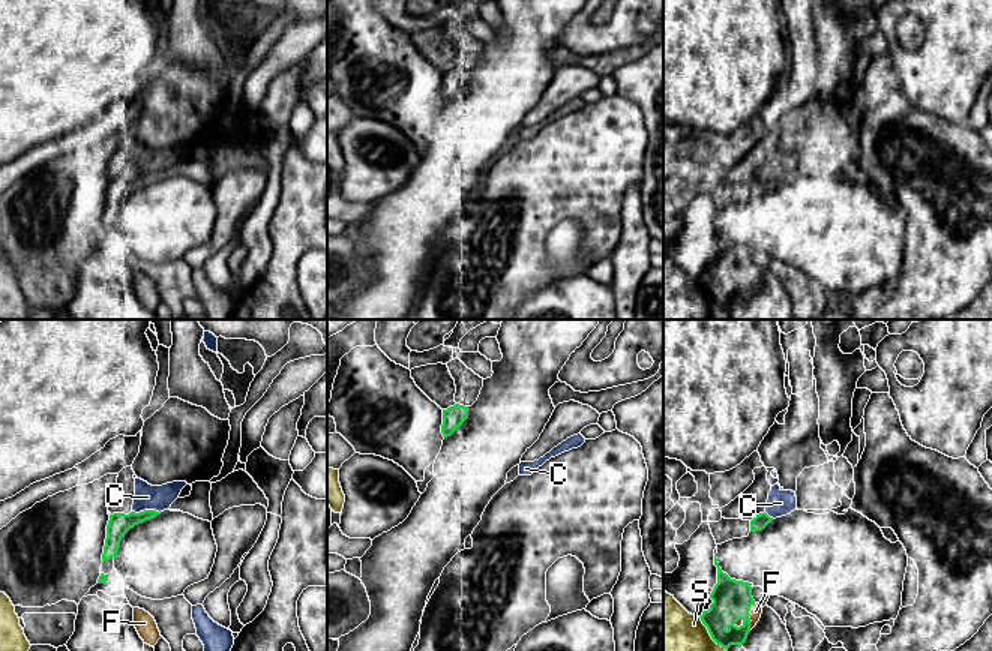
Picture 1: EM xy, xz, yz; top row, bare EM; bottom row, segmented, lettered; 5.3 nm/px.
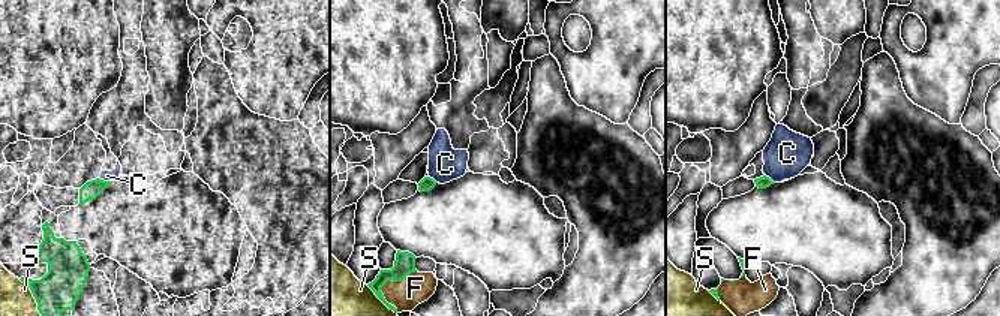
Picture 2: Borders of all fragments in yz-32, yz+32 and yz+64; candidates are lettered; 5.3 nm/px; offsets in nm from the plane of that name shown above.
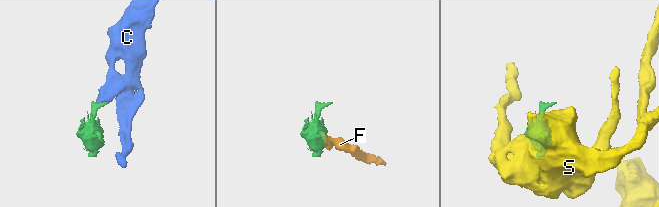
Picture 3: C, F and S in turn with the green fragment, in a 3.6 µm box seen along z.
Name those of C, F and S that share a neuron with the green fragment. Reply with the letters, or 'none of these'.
C, F

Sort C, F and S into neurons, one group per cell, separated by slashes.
C F / S

